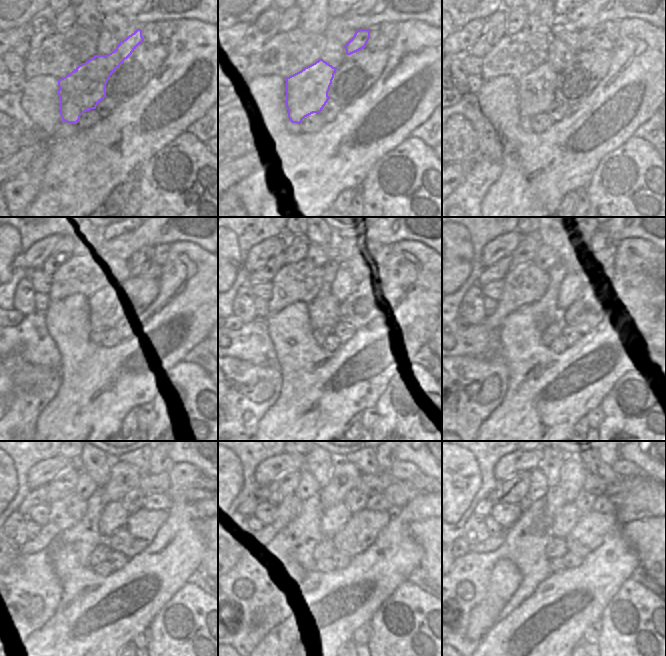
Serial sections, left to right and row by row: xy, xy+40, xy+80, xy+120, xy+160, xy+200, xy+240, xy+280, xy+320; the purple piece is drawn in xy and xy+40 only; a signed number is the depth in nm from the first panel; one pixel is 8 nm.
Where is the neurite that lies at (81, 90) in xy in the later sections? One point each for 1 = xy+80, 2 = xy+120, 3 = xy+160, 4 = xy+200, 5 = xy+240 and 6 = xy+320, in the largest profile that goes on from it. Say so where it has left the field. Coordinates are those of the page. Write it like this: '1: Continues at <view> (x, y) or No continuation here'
1: Continues at xy+80 (535, 89)
2: Continues at xy+120 (98, 305)
3: Continues at xy+160 (323, 311)
4: Continues at xy+200 (601, 240)
5: Continues at xy+240 (160, 461)
6: Continues at xy+320 (610, 461).

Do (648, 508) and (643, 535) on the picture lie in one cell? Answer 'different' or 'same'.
different

